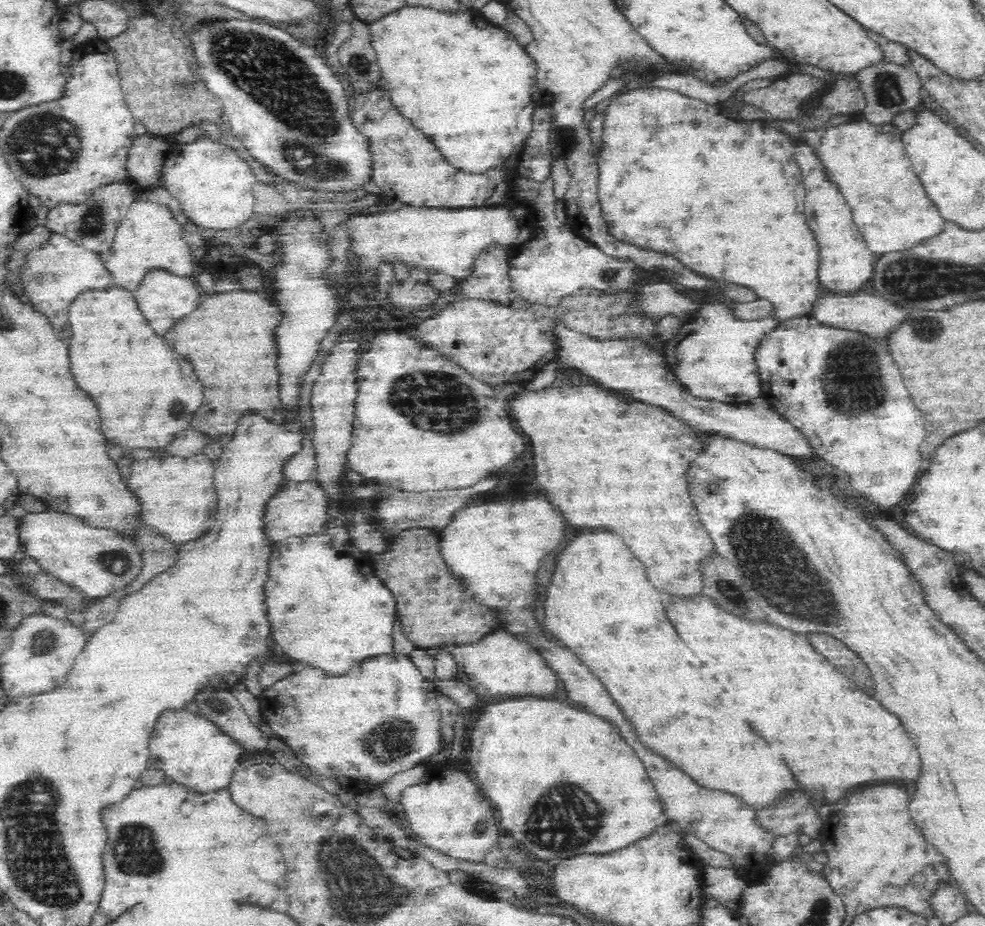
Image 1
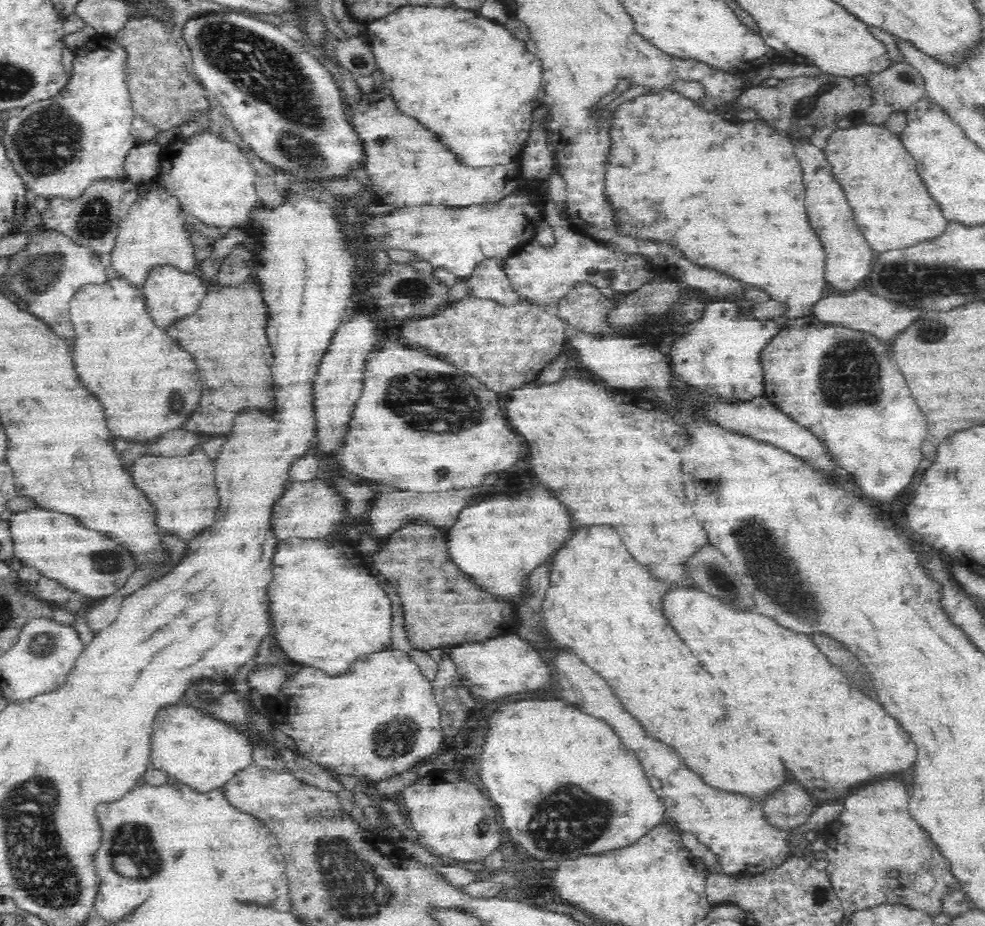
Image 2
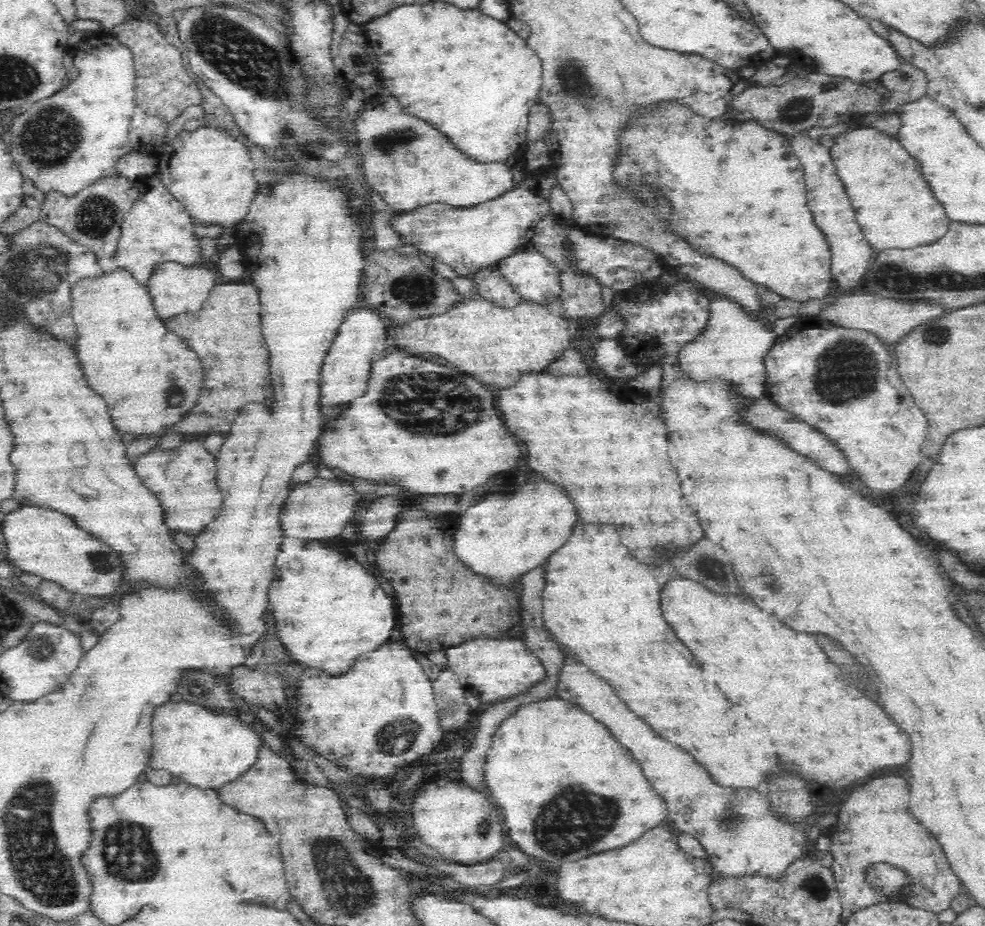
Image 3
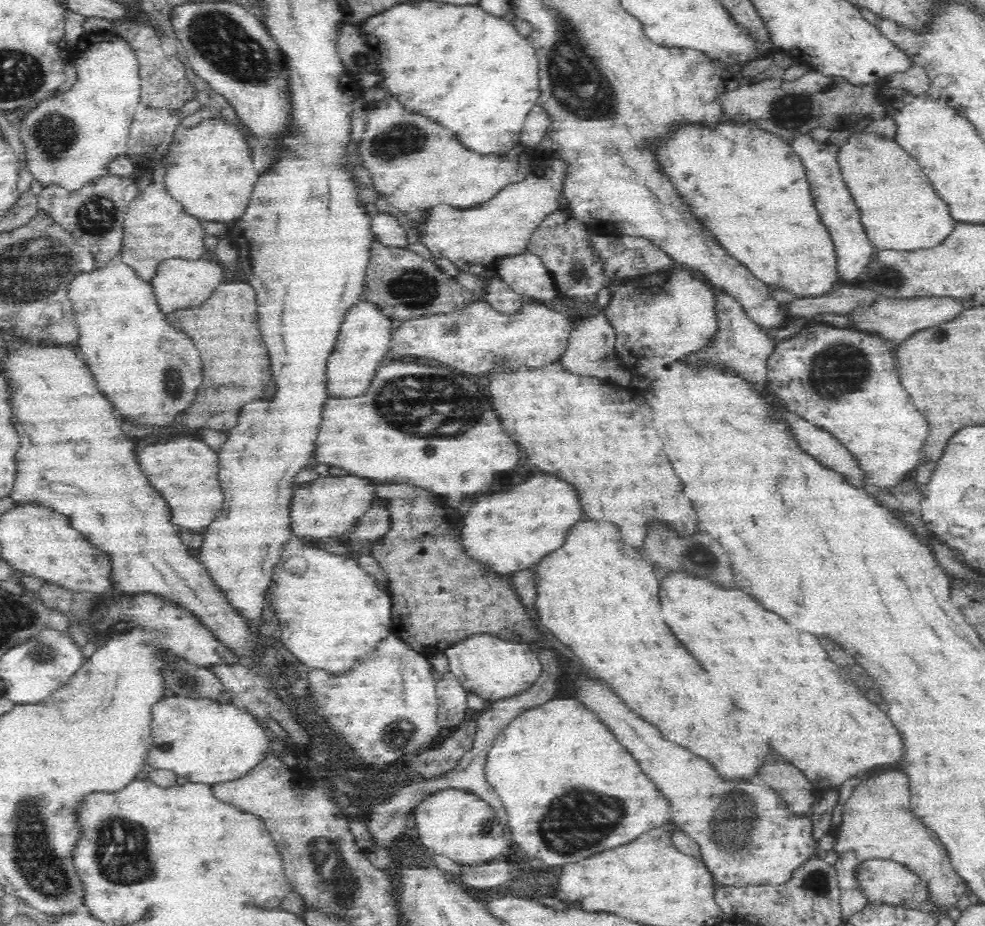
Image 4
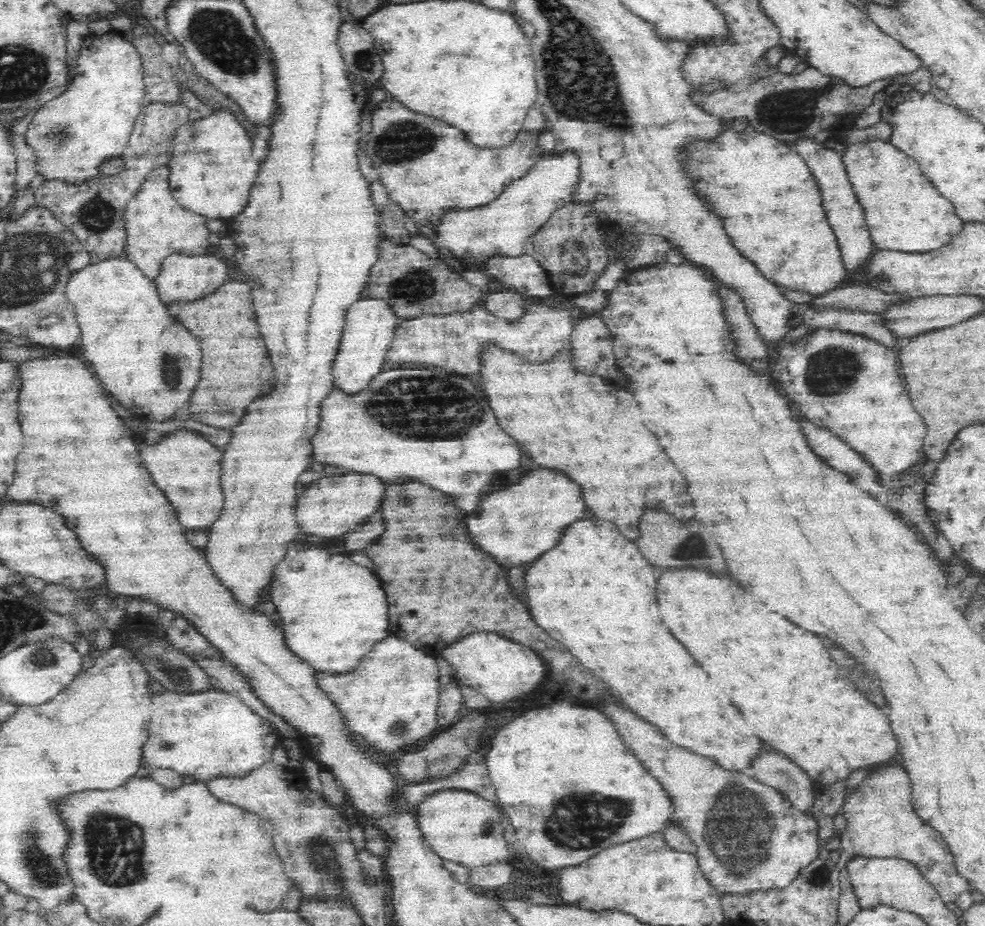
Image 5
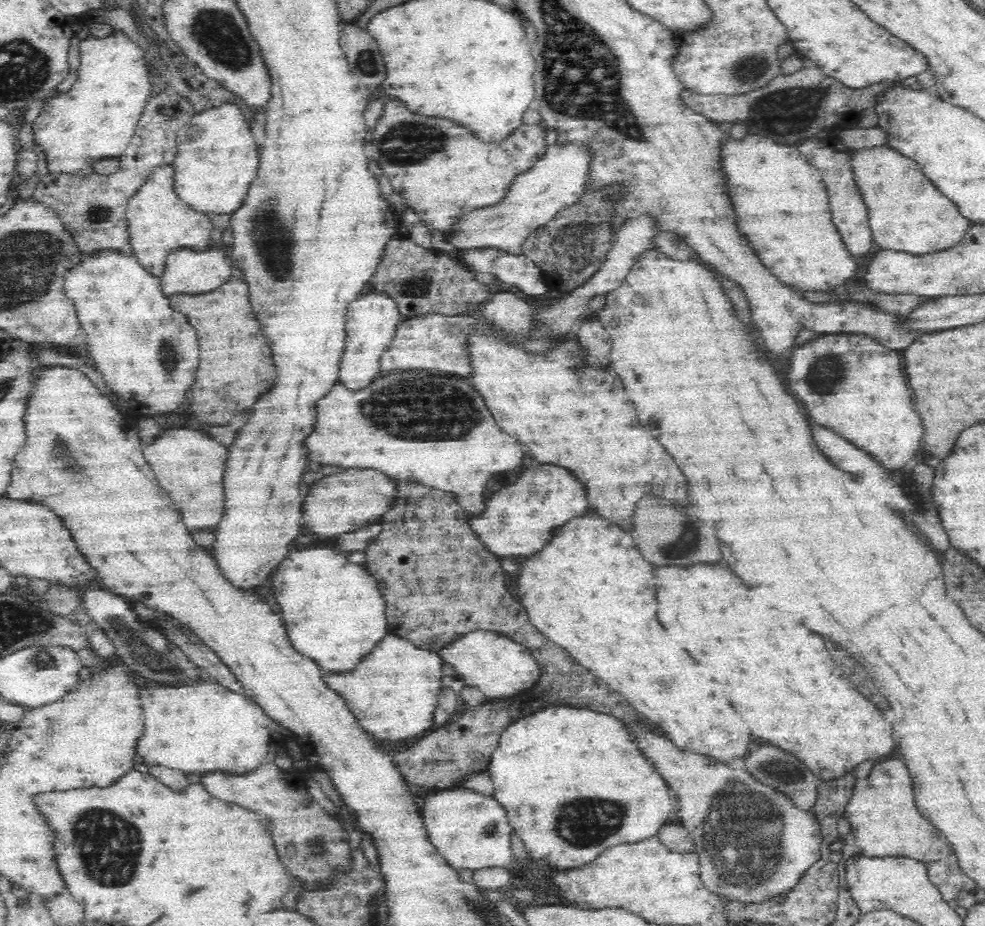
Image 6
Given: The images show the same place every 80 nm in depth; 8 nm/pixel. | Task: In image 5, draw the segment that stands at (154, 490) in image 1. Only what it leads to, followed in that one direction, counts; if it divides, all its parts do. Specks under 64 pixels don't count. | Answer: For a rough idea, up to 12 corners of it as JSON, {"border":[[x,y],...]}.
{"border":[[192,430],[139,449],[190,530],[224,504],[222,453]]}

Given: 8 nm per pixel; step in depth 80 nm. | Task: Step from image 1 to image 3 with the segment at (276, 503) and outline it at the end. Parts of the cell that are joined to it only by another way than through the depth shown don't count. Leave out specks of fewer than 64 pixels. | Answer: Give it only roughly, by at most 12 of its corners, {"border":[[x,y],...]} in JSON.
{"border":[[350,481],[295,483],[281,506],[284,536],[340,536],[354,506]]}

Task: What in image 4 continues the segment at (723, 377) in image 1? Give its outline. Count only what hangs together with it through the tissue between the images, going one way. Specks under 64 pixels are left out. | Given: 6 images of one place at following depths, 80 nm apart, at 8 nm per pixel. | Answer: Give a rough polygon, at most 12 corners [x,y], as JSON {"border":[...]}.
{"border":[[726,293],[715,296],[715,333],[686,366],[728,370],[767,390],[777,339]]}

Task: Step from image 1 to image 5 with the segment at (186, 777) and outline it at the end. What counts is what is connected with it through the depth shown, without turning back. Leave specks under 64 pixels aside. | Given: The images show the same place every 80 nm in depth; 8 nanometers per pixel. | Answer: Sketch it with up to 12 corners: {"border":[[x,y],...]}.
{"border":[[217,688],[154,696],[150,768],[243,778],[279,739]]}

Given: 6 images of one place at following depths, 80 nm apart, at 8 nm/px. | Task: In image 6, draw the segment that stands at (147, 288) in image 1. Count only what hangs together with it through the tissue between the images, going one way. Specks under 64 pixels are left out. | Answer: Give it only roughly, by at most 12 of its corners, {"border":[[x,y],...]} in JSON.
{"border":[[210,246],[166,257],[159,283],[174,294],[212,292],[233,277]]}

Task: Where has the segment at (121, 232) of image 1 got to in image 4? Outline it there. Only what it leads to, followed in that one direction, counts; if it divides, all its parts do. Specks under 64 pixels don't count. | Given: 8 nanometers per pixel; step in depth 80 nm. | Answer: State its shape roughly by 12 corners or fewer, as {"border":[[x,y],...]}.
{"border":[[155,165],[123,220],[121,262],[151,282],[172,258],[207,252],[201,222]]}

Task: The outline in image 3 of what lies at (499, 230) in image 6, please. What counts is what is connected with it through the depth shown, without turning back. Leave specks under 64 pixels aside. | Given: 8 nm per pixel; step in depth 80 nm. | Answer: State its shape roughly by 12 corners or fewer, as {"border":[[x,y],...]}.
{"border":[[554,170],[468,208],[388,220],[458,276],[512,256],[550,214]]}

